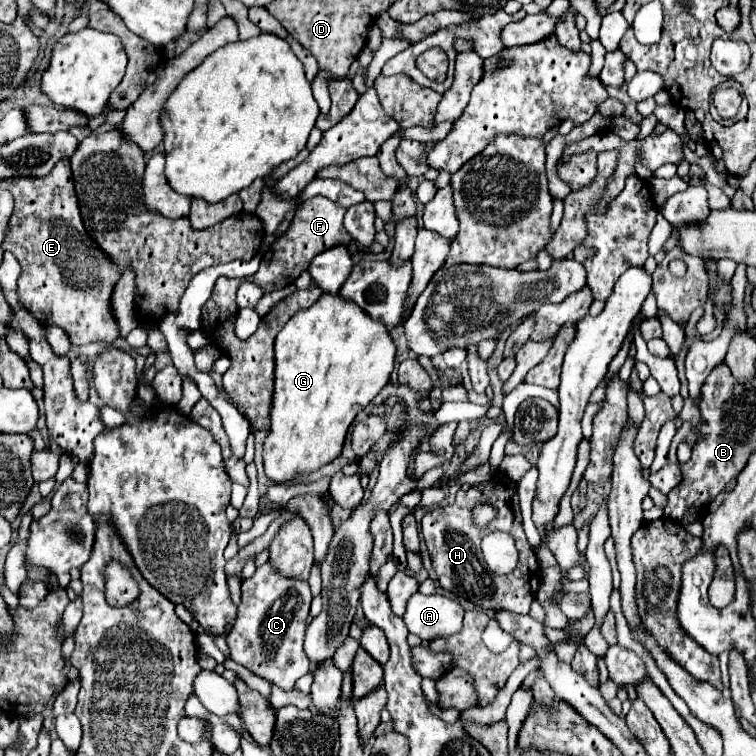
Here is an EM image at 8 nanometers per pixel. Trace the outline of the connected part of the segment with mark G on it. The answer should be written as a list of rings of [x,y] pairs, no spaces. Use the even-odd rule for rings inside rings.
[[[323,292],[319,296],[319,300],[309,306],[299,310],[285,326],[283,330],[277,334],[275,338],[275,394],[273,394],[273,408],[271,408],[271,428],[269,428],[269,436],[265,440],[265,450],[263,450],[263,464],[265,464],[265,474],[269,478],[273,478],[275,482],[287,482],[291,478],[295,478],[297,474],[309,474],[317,468],[321,468],[323,464],[329,464],[331,460],[335,460],[341,454],[343,448],[343,440],[347,436],[347,430],[351,426],[351,422],[355,420],[355,416],[387,386],[389,376],[395,368],[395,342],[387,330],[387,326],[375,318],[371,318],[365,310],[361,310],[353,300],[341,298],[341,294],[329,294]]]

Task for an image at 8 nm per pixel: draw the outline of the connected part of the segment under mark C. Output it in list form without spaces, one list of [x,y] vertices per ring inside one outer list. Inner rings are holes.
[[[267,562],[255,570],[251,578],[241,582],[241,604],[233,630],[227,634],[231,660],[243,664],[253,674],[271,684],[291,690],[295,682],[311,670],[311,662],[303,652],[305,620],[309,616],[311,590],[303,580],[287,578]]]

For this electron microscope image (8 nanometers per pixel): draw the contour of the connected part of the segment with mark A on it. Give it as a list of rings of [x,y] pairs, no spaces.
[[[415,592],[407,602],[407,612],[403,622],[411,634],[417,634],[423,642],[453,636],[463,626],[463,606],[453,598],[433,594],[425,596]]]

